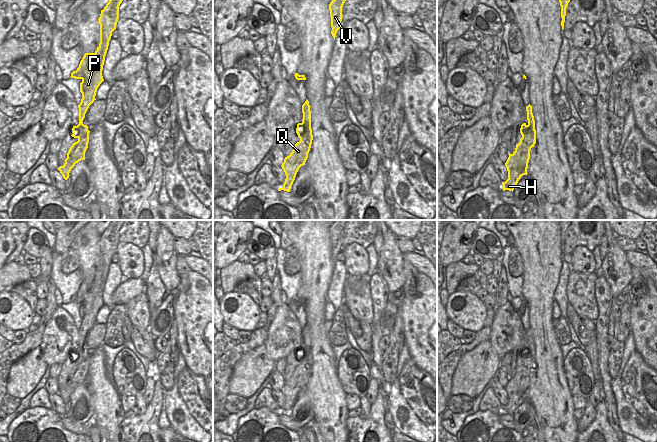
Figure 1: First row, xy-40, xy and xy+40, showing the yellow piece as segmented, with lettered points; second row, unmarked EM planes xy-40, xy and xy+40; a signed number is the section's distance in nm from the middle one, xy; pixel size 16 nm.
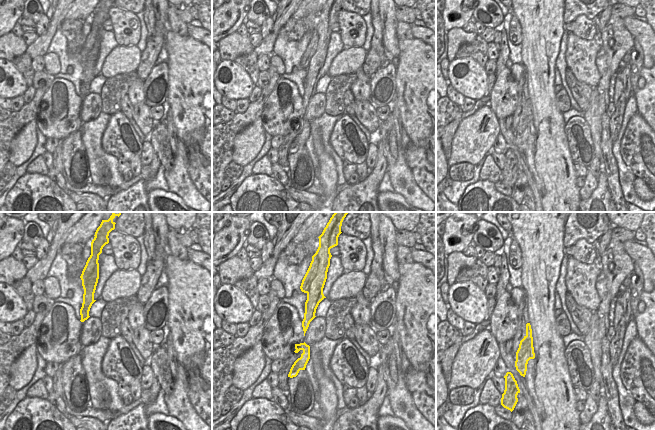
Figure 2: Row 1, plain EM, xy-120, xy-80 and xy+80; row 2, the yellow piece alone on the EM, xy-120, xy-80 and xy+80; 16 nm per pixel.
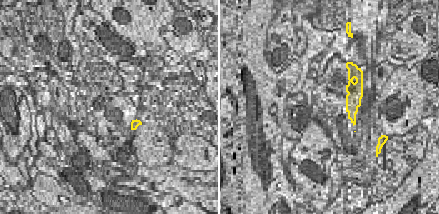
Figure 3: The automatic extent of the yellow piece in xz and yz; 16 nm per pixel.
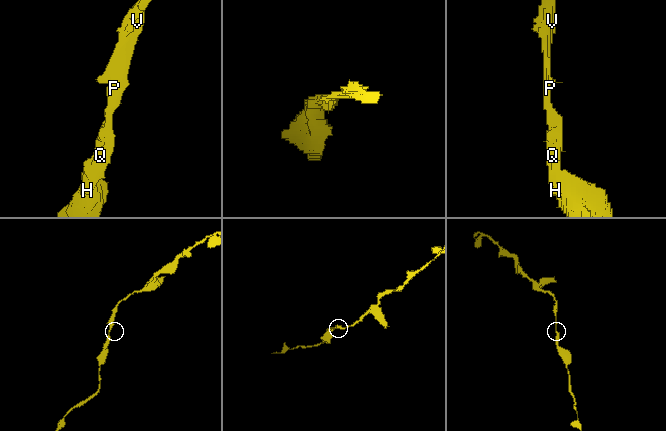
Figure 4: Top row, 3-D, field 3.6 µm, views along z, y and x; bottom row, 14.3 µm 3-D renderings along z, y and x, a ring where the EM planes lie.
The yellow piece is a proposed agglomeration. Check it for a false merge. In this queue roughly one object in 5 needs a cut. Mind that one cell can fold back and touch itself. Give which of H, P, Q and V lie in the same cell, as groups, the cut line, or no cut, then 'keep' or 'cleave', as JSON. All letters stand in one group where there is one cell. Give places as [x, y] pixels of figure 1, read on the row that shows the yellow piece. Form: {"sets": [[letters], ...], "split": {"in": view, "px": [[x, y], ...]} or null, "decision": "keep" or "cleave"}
{"sets": [["H", "P", "Q", "V"]], "split": null, "decision": "keep"}

